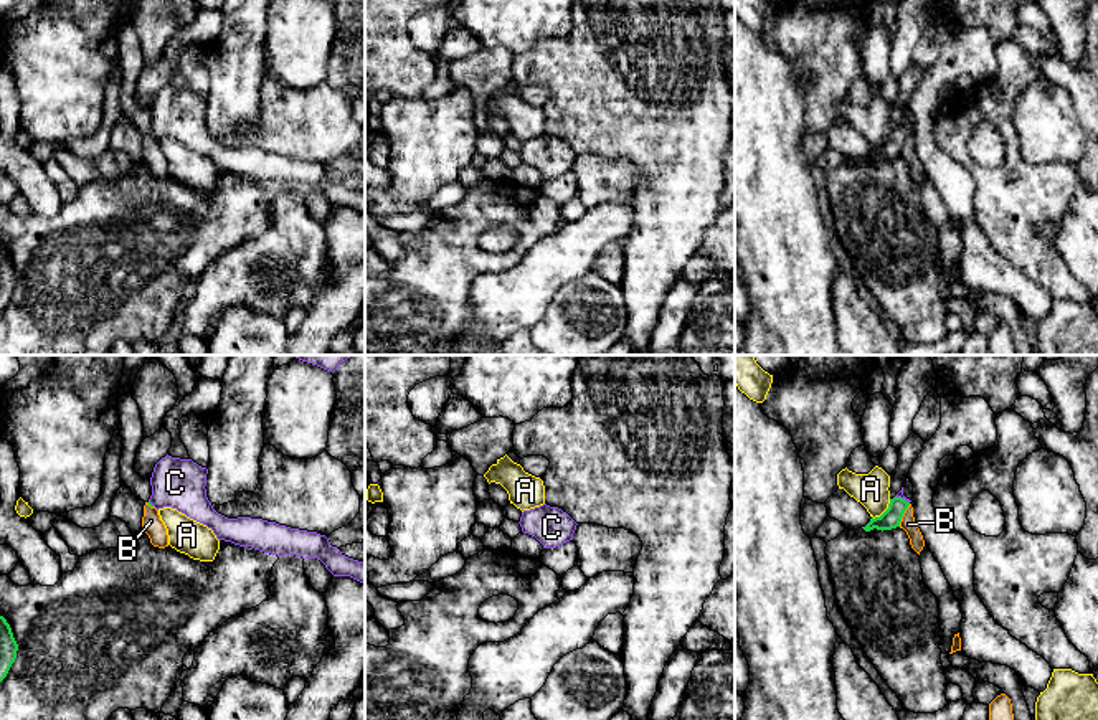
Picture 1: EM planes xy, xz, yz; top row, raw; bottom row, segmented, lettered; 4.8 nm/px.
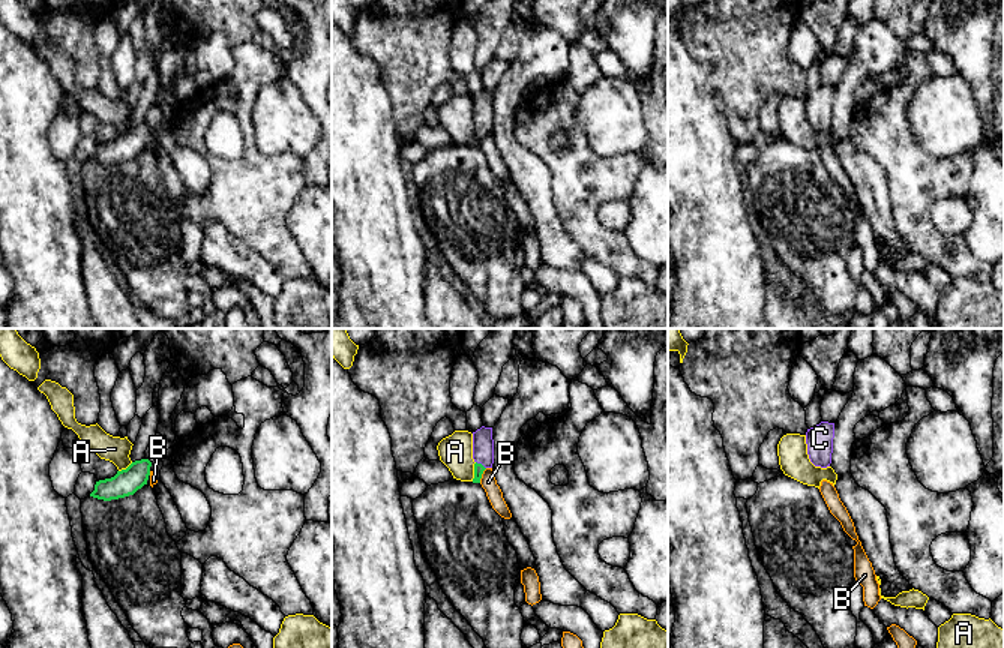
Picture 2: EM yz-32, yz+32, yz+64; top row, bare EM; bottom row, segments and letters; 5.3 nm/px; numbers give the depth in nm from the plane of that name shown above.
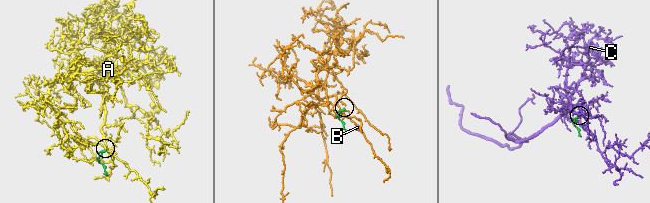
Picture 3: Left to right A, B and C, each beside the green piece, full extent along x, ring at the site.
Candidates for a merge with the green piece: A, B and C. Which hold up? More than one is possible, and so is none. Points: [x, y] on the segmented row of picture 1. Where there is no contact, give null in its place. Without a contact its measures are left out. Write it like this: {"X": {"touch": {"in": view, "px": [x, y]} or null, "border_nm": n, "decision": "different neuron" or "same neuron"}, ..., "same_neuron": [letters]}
{"A": {"touch": {"in": "yz", "px": [885, 511]}, "border_nm": 130, "decision": "different neuron"}, "B": {"touch": {"in": "yz", "px": [902, 516]}, "border_nm": 130, "decision": "different neuron"}, "C": {"touch": {"in": "yz", "px": [900, 497]}, "border_nm": 80, "decision": "same neuron"}, "same_neuron": ["C"]}

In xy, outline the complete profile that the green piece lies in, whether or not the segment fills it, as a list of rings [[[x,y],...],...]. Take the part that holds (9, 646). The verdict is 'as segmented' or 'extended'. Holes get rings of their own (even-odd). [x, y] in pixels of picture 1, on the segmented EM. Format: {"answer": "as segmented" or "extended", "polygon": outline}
{"answer": "as segmented", "polygon": [[[0,616],[0,682],[7,677],[12,664],[17,659],[18,644],[13,637],[12,628],[3,616]]]}

